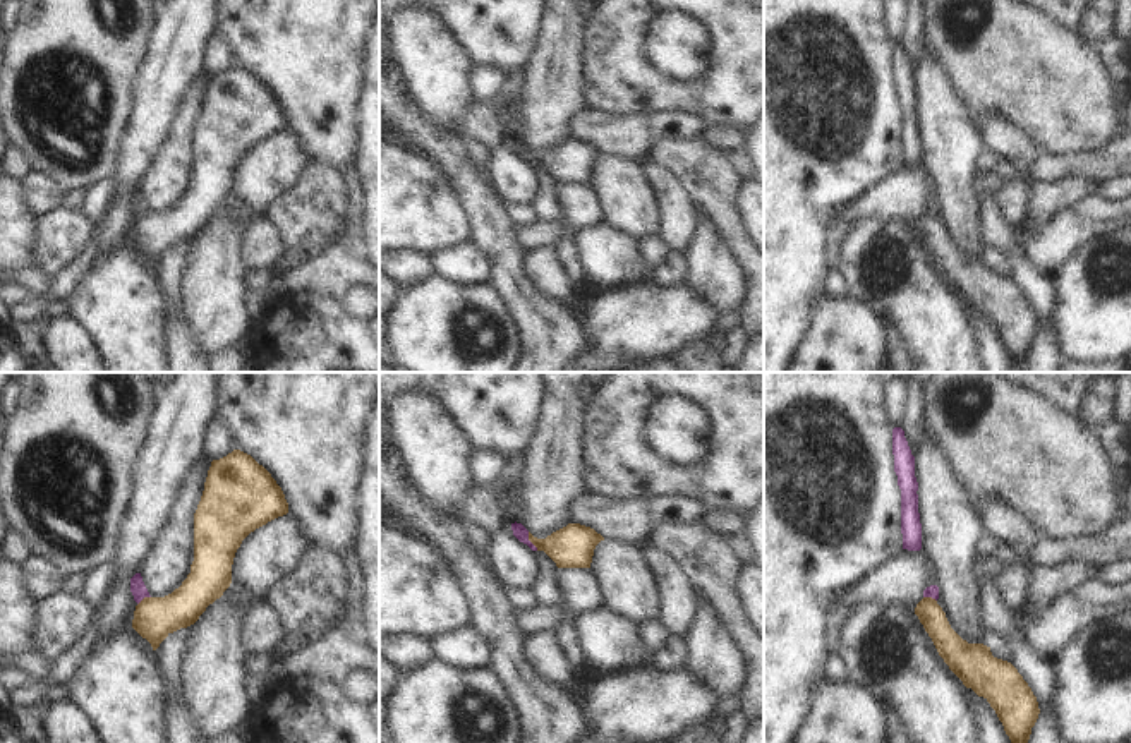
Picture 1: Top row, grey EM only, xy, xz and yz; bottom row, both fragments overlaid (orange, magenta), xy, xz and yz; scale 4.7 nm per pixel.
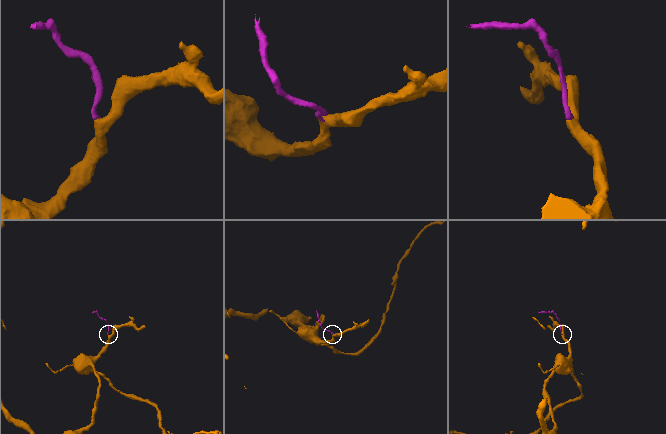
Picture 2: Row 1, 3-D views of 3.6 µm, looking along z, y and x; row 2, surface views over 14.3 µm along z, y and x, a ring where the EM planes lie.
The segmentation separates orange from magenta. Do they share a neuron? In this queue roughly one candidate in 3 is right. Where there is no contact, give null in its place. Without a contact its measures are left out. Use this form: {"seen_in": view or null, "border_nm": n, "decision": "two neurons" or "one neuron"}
{"seen_in": "xz", "border_nm": 100, "decision": "two neurons"}

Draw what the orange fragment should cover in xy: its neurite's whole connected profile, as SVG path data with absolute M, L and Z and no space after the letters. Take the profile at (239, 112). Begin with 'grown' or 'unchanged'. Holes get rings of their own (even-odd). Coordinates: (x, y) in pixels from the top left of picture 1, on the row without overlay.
unchanged; M233 65L213 76L194 129L191 189L172 209L144 213L136 221L132 244L156 266L170 249L194 240L230 202L242 156L287 129L281 103L251 70Z

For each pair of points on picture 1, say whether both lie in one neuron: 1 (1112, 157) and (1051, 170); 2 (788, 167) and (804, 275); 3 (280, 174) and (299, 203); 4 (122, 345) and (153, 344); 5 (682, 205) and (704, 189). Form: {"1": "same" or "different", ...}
{"1": "same", "2": "same", "3": "different", "4": "same", "5": "different"}

